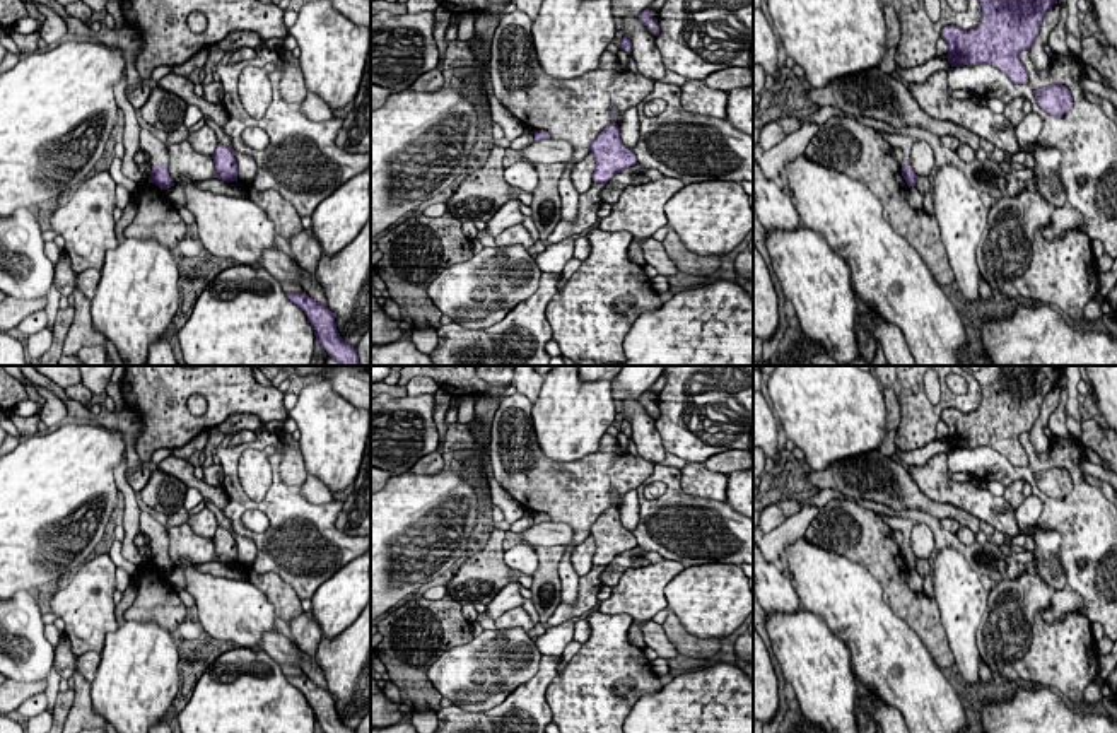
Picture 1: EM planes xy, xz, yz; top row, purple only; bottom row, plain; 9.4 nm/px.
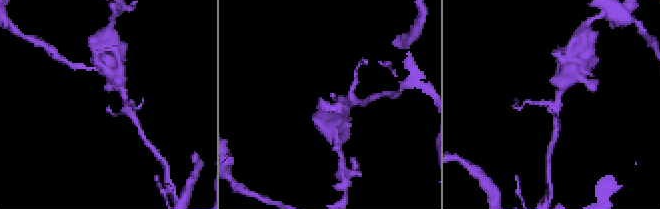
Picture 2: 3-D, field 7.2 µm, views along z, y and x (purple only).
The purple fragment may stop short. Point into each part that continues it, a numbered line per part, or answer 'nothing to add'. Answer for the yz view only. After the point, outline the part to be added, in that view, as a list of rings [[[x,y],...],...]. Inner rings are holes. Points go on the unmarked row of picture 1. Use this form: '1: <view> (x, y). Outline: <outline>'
1: yz (904, 525). Outline: [[[881,516],[881,519],[895,531],[898,530],[904,535],[904,545],[900,547],[904,548],[910,548],[910,533],[914,528],[914,521],[907,519],[907,518],[895,518],[895,516]]]

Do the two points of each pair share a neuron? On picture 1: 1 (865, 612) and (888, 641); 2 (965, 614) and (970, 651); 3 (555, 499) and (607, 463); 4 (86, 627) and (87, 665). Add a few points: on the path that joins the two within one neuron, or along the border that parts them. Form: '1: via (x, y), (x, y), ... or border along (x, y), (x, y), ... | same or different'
1: via (866, 619), (882, 634) | same
2: via (965, 622), (965, 643) | same
3: via (567, 499), (595, 475) | same
4: border along (99, 651), (84, 651), (77, 656) | different

